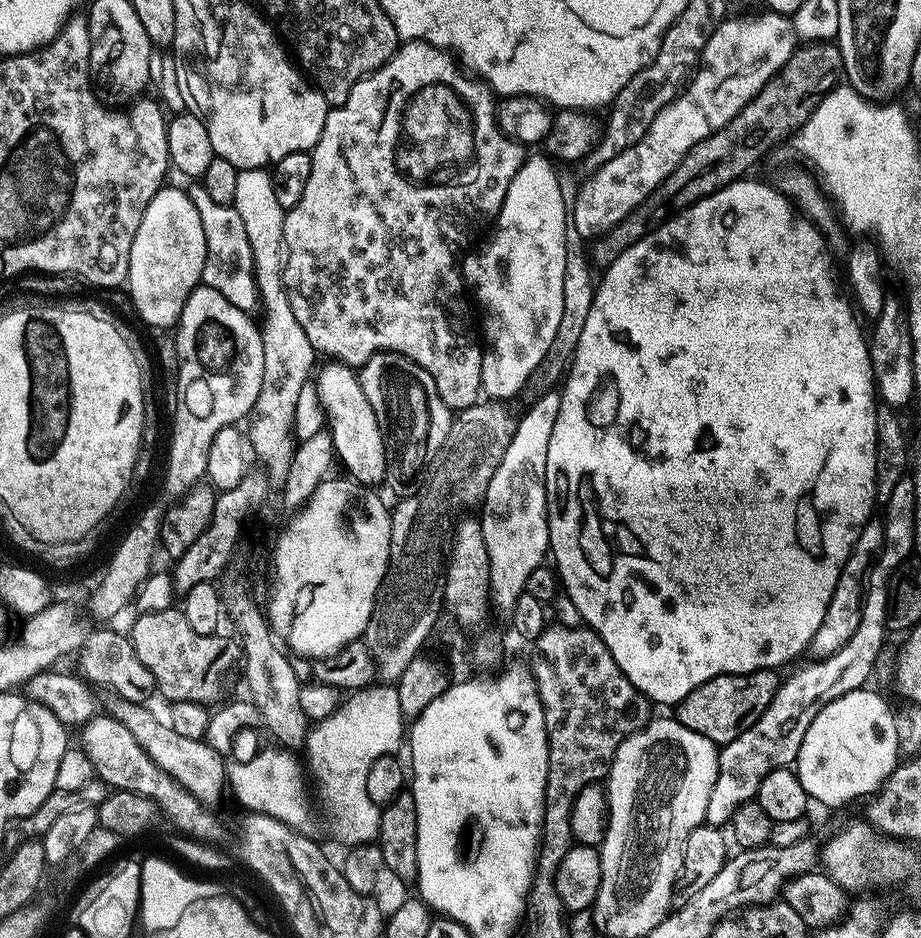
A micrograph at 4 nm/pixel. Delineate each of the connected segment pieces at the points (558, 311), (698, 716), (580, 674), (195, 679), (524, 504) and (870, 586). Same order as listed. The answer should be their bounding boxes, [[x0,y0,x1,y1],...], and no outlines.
[[462,155,570,402],[674,668,781,746],[530,623,654,828],[130,606,236,706],[478,406,558,610],[792,554,905,758]]

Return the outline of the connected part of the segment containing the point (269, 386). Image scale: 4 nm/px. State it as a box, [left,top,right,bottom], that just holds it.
[232,168,318,486]

